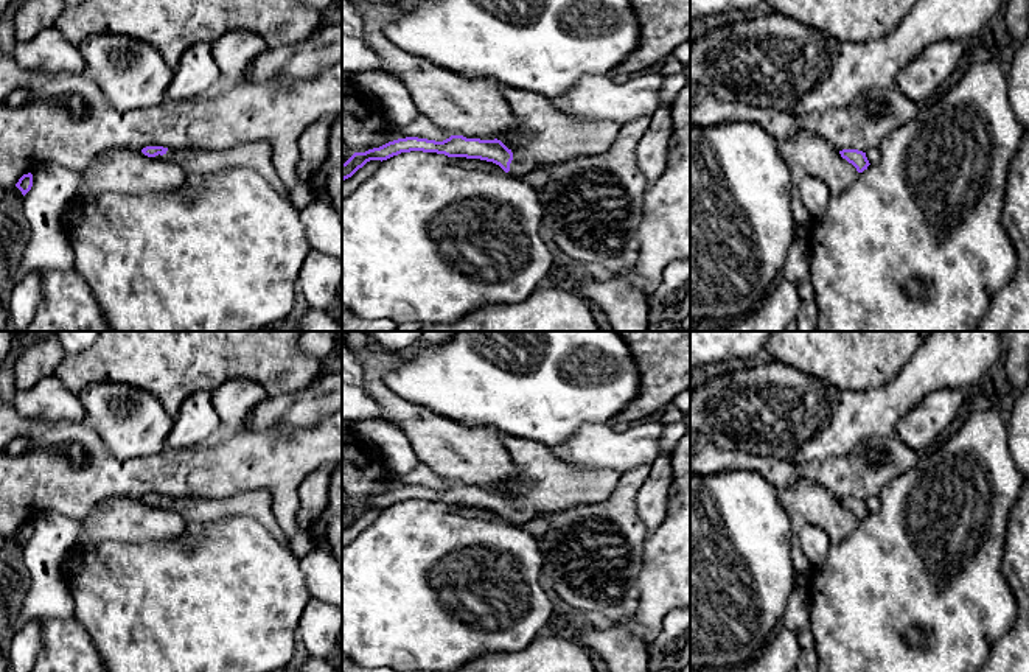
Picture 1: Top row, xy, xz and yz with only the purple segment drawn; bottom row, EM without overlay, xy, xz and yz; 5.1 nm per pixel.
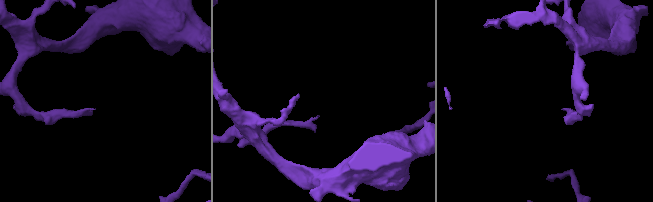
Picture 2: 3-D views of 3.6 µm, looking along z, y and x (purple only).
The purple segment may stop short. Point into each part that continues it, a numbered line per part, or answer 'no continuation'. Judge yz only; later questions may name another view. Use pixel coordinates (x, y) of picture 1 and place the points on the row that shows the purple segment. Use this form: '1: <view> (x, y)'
no continuation

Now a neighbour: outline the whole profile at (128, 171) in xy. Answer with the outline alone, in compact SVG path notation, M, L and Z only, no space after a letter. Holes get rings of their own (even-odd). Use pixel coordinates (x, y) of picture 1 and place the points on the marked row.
M115 149L81 171L79 194L169 193L188 179L183 166L173 160L148 157L141 149Z

